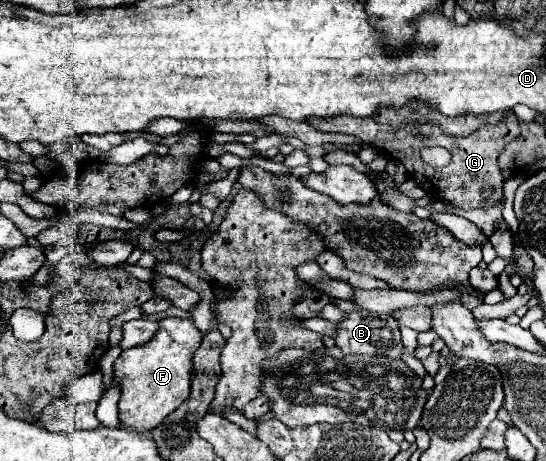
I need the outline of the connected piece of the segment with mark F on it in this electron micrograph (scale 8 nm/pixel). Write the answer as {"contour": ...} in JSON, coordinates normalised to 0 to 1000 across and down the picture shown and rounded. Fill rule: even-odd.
{"contour":[[[300,690],[282,733],[260,751],[227,759],[209,785],[209,824],[220,833],[220,915],[253,937],[282,933],[311,894],[348,859],[352,772],[366,755],[370,725],[352,694]]]}

